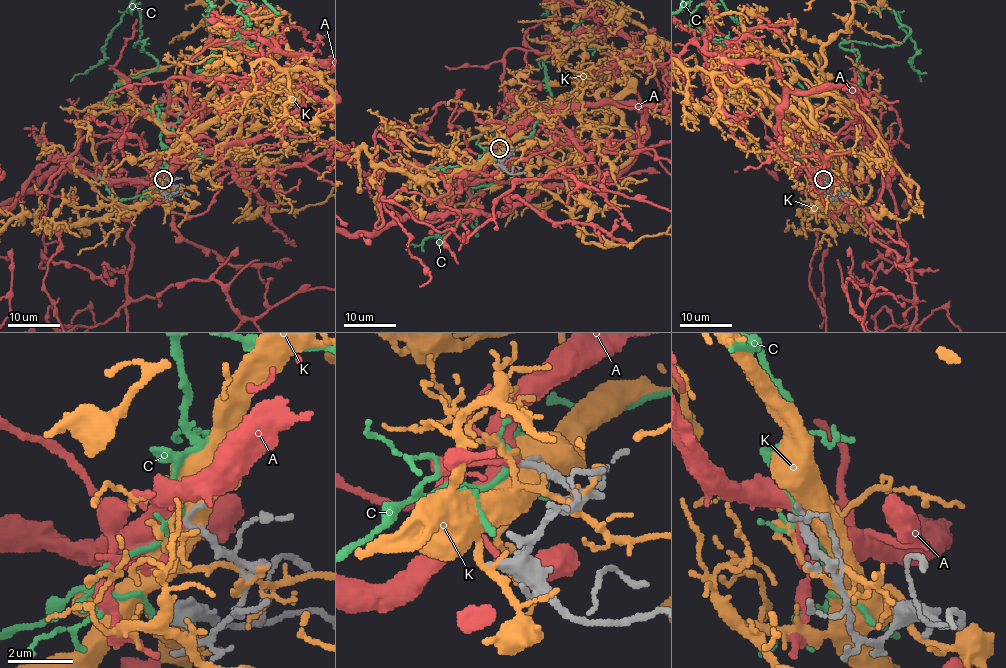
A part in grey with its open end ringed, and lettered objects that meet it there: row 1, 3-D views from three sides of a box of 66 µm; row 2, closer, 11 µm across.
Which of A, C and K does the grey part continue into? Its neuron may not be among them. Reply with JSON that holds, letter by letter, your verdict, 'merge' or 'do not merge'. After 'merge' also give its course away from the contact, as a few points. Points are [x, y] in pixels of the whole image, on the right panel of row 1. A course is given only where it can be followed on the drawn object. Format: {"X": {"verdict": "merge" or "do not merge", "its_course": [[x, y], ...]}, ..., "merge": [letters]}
{"A": {"verdict": "merge"}, "C": {"verdict": "do not merge"}, "K": {"verdict": "do not merge"}, "merge": ["A"]}

